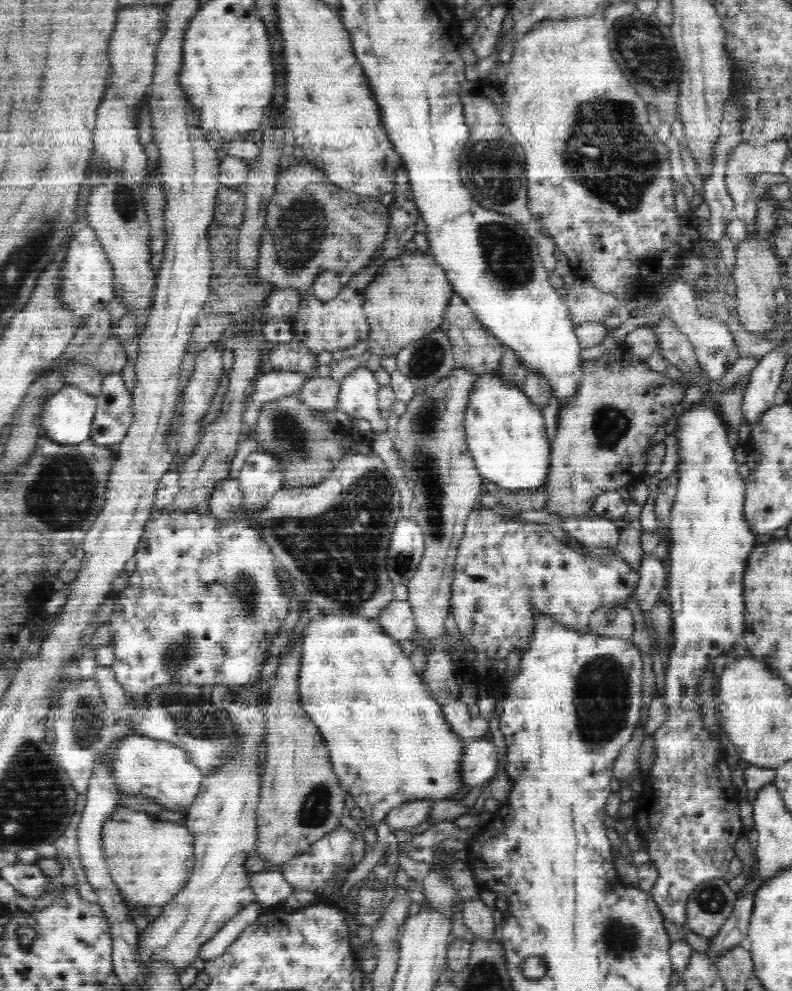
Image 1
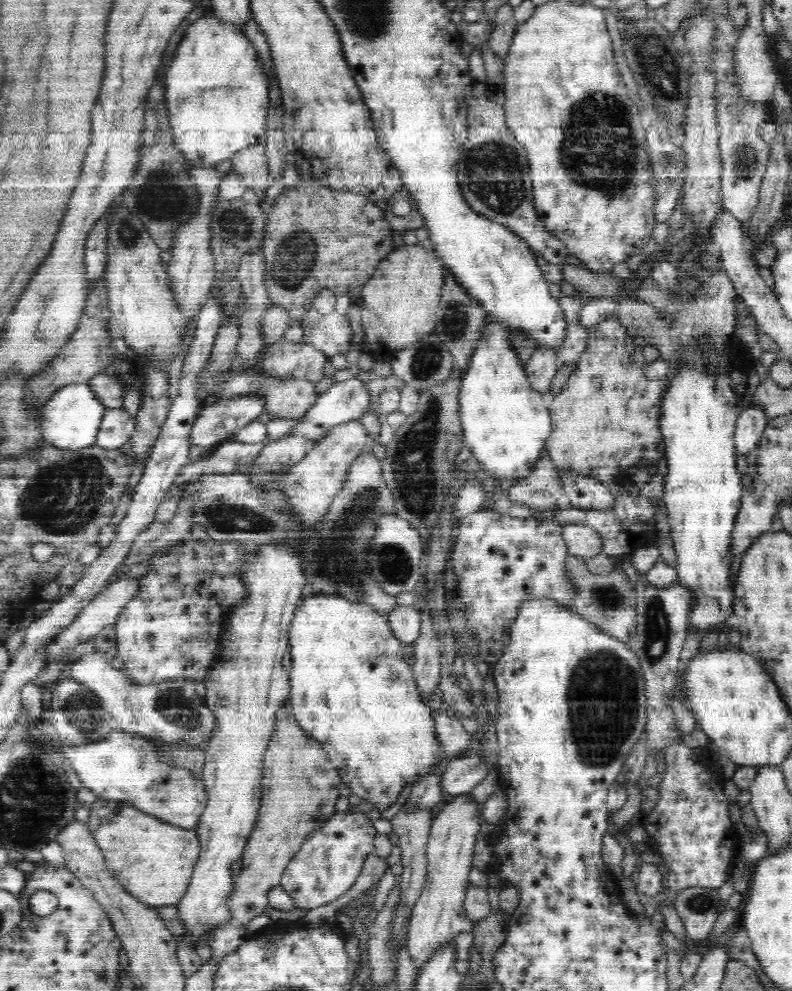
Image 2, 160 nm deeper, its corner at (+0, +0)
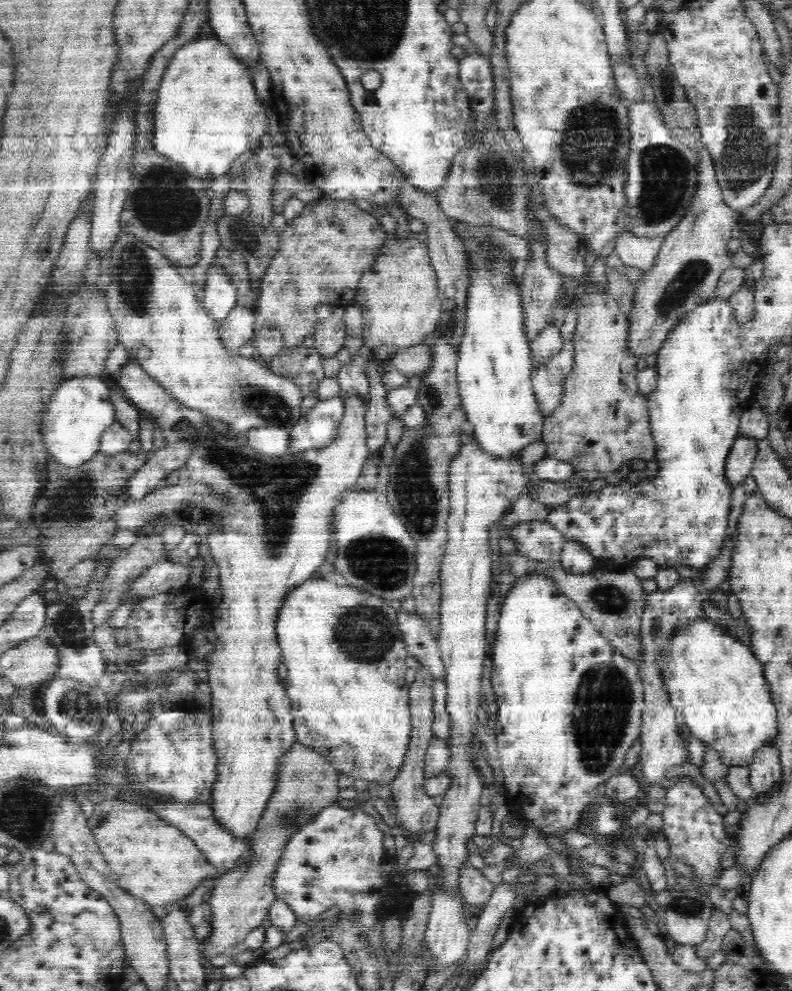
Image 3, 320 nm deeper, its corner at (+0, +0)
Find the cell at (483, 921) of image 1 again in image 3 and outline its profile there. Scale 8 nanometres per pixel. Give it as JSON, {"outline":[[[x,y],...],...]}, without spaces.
{"outline":[[[471,864],[463,866],[460,886],[462,886],[463,901],[479,909],[487,905],[488,899],[497,887]]]}

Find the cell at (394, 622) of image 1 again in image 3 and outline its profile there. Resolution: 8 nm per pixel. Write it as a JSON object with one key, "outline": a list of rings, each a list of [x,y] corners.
{"outline":[[[398,608],[397,625],[407,652],[428,666],[436,680],[445,680],[447,670],[439,652],[439,642],[428,629],[424,617]]]}

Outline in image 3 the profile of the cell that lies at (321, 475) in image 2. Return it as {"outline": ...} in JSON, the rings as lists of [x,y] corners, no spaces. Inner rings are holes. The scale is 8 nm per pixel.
{"outline":[[[128,362],[124,365],[117,384],[124,389],[125,396],[140,412],[150,417],[155,426],[160,427],[166,443],[178,442],[192,434],[199,440],[199,447],[196,447],[195,453],[185,462],[187,479],[211,483],[219,490],[228,491],[235,497],[235,502],[239,503],[239,508],[236,508],[239,513],[232,516],[231,528],[226,533],[214,533],[206,537],[211,556],[220,565],[222,592],[220,604],[212,613],[211,625],[216,638],[214,651],[205,658],[205,670],[208,673],[207,683],[211,688],[212,754],[213,768],[216,771],[209,791],[212,818],[228,836],[236,838],[236,841],[246,842],[256,830],[272,794],[276,780],[276,758],[280,758],[280,754],[288,750],[288,746],[295,740],[291,700],[285,679],[280,678],[278,673],[278,666],[283,662],[282,648],[277,636],[280,612],[287,605],[288,597],[300,586],[307,585],[324,562],[335,508],[347,494],[348,488],[356,484],[364,461],[368,458],[364,420],[366,407],[362,406],[358,397],[348,395],[347,408],[332,442],[303,453],[268,456],[250,448],[239,437],[218,437],[204,431],[206,415],[203,411],[174,402],[172,395],[136,363]],[[260,712],[274,714],[274,728],[260,736],[256,734],[256,726],[252,726],[254,730],[250,734],[246,728],[250,728],[250,724],[258,720],[256,714]]]}

